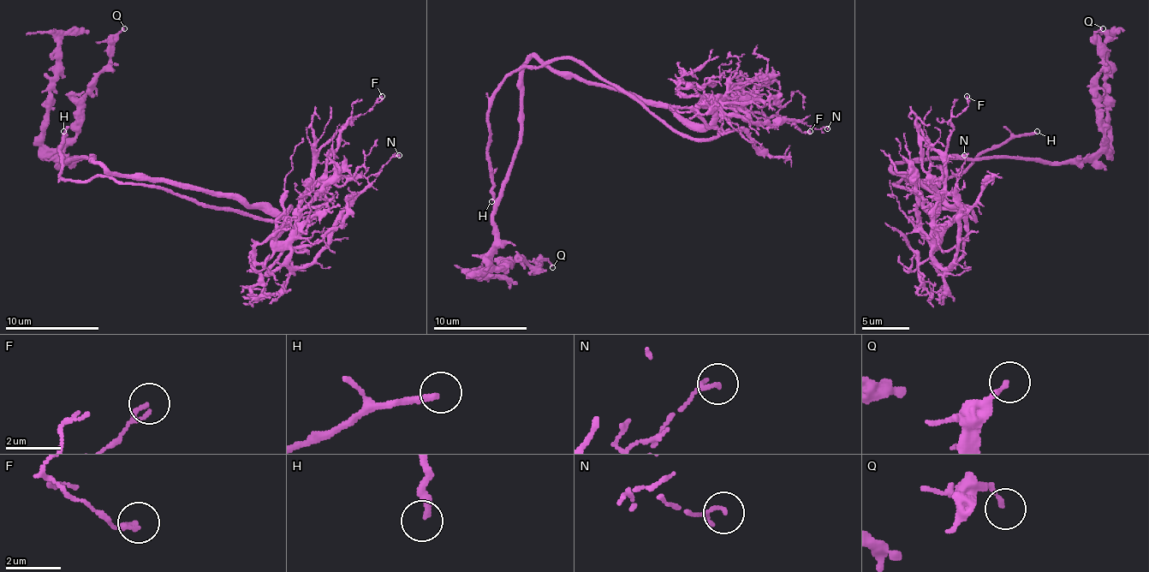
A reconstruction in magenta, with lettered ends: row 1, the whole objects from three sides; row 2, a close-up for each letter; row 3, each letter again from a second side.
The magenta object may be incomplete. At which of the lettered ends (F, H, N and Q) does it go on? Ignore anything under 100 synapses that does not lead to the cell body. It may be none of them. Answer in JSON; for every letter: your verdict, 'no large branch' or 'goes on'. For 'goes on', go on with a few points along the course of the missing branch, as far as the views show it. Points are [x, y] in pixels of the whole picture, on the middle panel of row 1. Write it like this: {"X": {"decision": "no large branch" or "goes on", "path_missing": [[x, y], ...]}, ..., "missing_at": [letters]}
{"F": {"decision": "no large branch"}, "H": {"decision": "goes on"}, "N": {"decision": "no large branch"}, "Q": {"decision": "no large branch"}, "missing_at": ["H"]}

